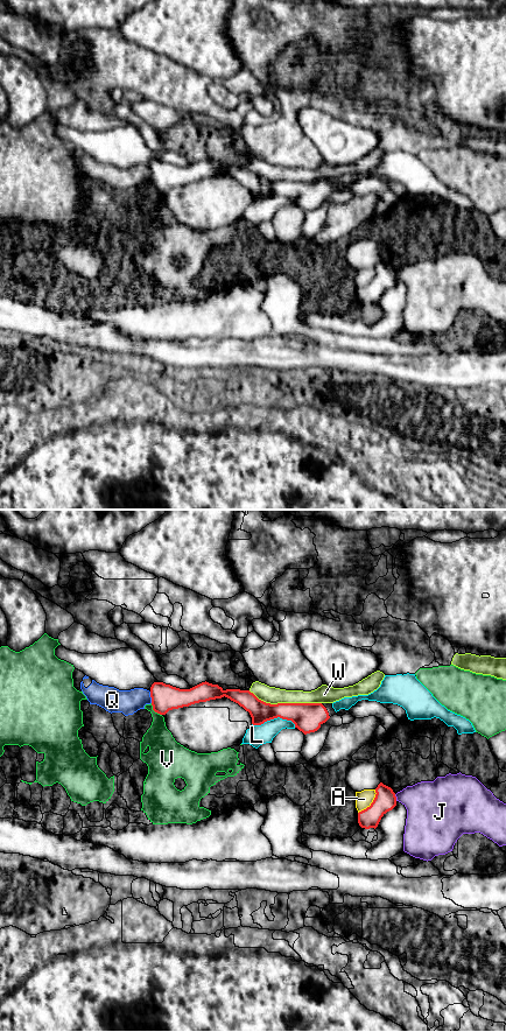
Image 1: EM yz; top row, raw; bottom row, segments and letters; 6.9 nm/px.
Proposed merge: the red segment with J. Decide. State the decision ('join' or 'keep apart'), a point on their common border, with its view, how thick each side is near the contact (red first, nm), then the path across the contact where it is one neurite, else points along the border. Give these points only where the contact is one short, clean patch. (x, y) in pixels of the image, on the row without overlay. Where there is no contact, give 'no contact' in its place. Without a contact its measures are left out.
keep apart | yz (395, 275) | 150/340 nm

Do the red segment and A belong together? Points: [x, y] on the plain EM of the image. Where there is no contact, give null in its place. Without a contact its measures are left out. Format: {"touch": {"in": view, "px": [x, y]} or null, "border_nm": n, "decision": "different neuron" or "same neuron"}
{"touch": {"in": "yz", "px": [371, 281]}, "border_nm": 200, "decision": "different neuron"}

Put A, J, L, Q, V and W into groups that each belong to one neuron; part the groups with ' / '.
A J Q / L / V / W

